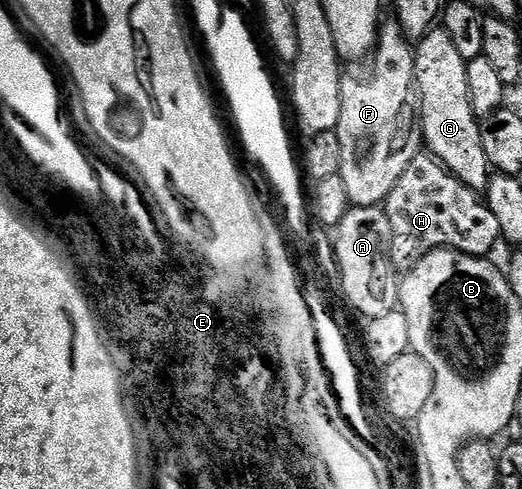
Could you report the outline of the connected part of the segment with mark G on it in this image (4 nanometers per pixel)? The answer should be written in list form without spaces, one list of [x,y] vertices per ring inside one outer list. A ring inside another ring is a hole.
[[[444,29],[427,32],[419,40],[413,56],[417,74],[421,138],[428,154],[438,159],[463,185],[472,191],[484,192],[489,185],[491,168],[487,153],[483,153],[481,125],[472,111],[468,95],[468,62],[459,55],[451,37]]]

